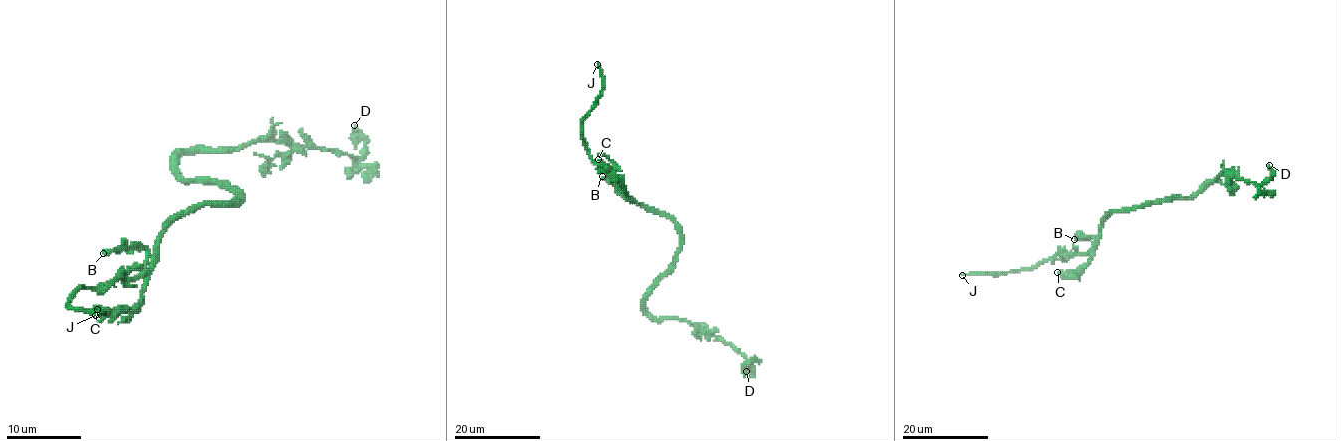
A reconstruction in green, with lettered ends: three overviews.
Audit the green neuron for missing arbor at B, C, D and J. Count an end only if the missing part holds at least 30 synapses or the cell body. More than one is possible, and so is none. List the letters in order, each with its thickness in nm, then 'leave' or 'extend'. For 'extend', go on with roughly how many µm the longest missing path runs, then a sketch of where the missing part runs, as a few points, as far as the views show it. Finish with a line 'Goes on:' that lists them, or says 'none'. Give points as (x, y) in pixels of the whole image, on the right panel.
B: 500 nm | leave
C: 320 nm | leave
D: 380 nm | leave
J: 320 nm | extend | 5 µm
Goes on: J

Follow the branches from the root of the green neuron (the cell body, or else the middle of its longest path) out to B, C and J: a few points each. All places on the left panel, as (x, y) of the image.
B: (237, 197), (183, 212), (166, 229), (151, 255), (144, 249), (107, 249), (103, 253)
C: (237, 197), (183, 212), (161, 238), (157, 262), (142, 298), (129, 309), (97, 309)
J: (237, 197), (183, 212), (134, 277), (80, 287), (69, 303), (105, 313), (95, 315)

